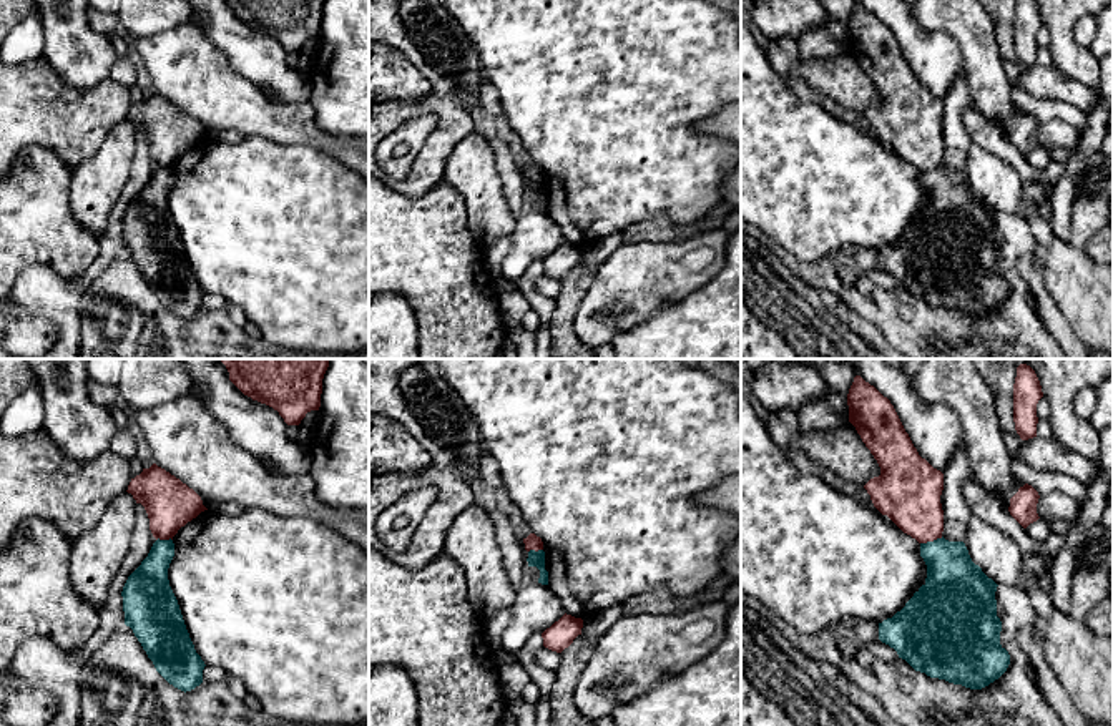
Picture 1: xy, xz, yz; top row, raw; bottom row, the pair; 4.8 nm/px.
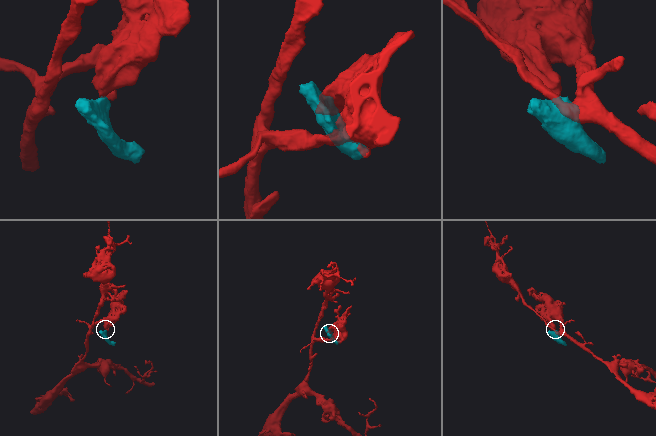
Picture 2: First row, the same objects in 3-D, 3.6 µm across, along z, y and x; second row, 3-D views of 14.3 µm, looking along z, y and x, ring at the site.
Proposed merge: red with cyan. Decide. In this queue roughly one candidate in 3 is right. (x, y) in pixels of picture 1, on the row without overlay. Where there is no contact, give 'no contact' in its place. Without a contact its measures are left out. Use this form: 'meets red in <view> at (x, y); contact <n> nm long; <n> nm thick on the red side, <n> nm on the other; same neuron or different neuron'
meets red in yz at (931, 168); contact 120 nm long; 300 nm thick on the red side, 280 nm on the other; different neuron

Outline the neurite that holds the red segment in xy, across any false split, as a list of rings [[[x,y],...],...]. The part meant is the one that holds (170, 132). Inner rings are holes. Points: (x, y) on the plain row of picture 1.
[[[156,91],[131,106],[126,120],[145,135],[156,168],[173,168],[181,155],[208,138],[193,116]]]

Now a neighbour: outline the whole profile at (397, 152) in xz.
[[[422,115],[409,120],[380,141],[375,151],[377,161],[395,179],[404,179],[410,173],[419,151],[435,126],[435,115]]]

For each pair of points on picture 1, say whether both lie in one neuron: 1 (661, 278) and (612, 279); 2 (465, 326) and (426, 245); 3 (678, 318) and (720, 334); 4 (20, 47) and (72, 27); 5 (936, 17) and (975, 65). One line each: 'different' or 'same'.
1: same
2: same
3: same
4: different
5: same

